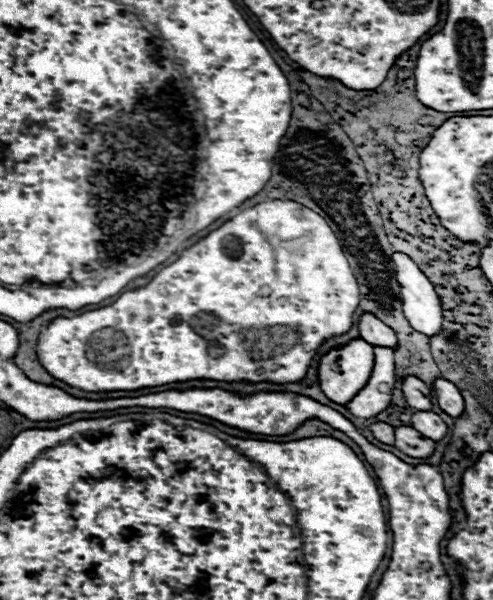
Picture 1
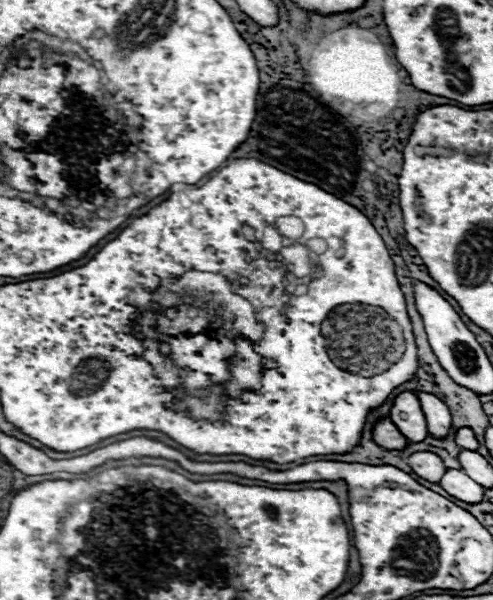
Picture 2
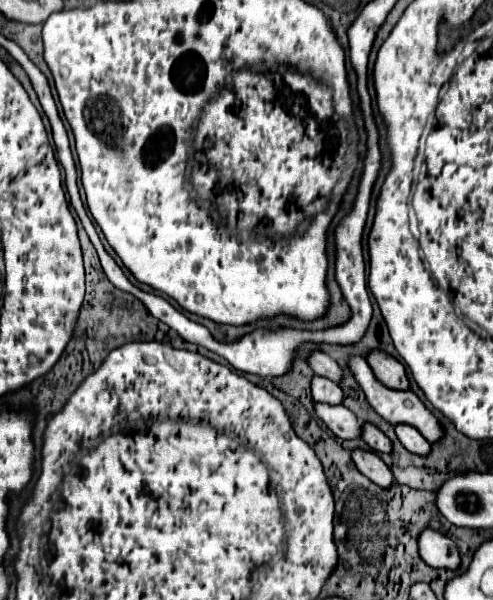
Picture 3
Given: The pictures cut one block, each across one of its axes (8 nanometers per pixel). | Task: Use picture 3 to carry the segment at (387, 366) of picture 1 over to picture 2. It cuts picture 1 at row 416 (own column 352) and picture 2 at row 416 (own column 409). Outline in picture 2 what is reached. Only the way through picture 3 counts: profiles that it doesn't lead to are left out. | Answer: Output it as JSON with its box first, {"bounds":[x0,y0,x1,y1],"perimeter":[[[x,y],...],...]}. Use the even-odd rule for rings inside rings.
{"bounds":[390,392,428,442],"perimeter":[[[400,392],[394,398],[390,418],[400,430],[400,434],[412,442],[420,442],[428,436],[426,416],[420,408],[420,400],[412,392]]]}

